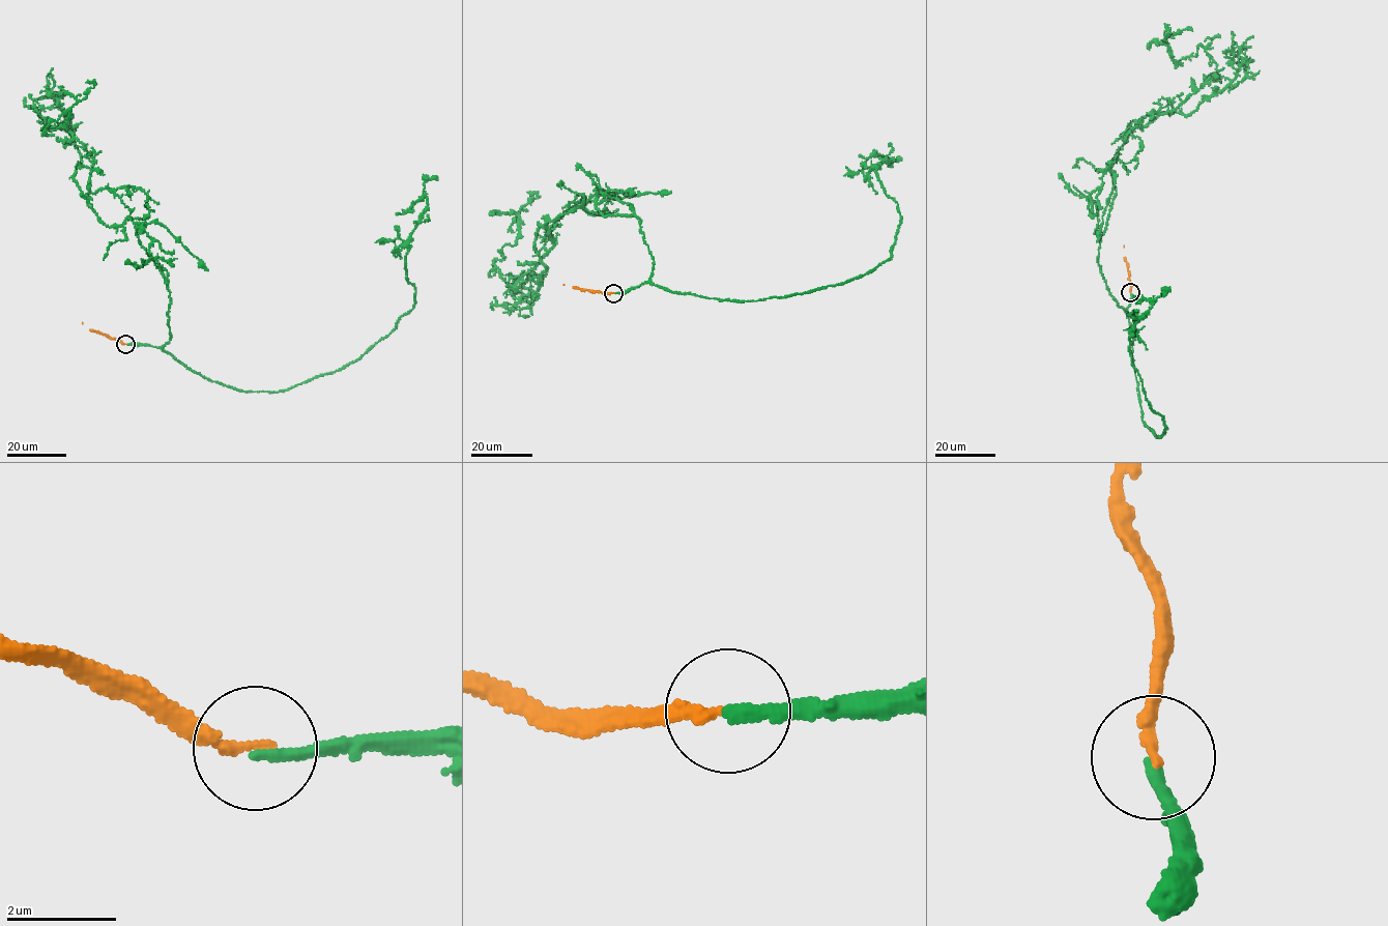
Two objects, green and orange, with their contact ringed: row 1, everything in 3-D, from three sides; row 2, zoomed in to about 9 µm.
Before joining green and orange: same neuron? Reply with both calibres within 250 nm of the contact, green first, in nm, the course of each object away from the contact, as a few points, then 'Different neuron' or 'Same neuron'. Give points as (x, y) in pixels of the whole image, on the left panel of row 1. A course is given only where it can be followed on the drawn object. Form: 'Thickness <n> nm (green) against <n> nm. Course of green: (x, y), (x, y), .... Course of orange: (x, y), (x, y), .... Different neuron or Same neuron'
Thickness 240 nm (green) against 190 nm. Course of green: (125, 344), (170, 341), (168, 283), (139, 224), (98, 220), (92, 157), (36, 110), (64, 125), (86, 82). Course of orange: (125, 343), (94, 331), (82, 323). Same neuron

